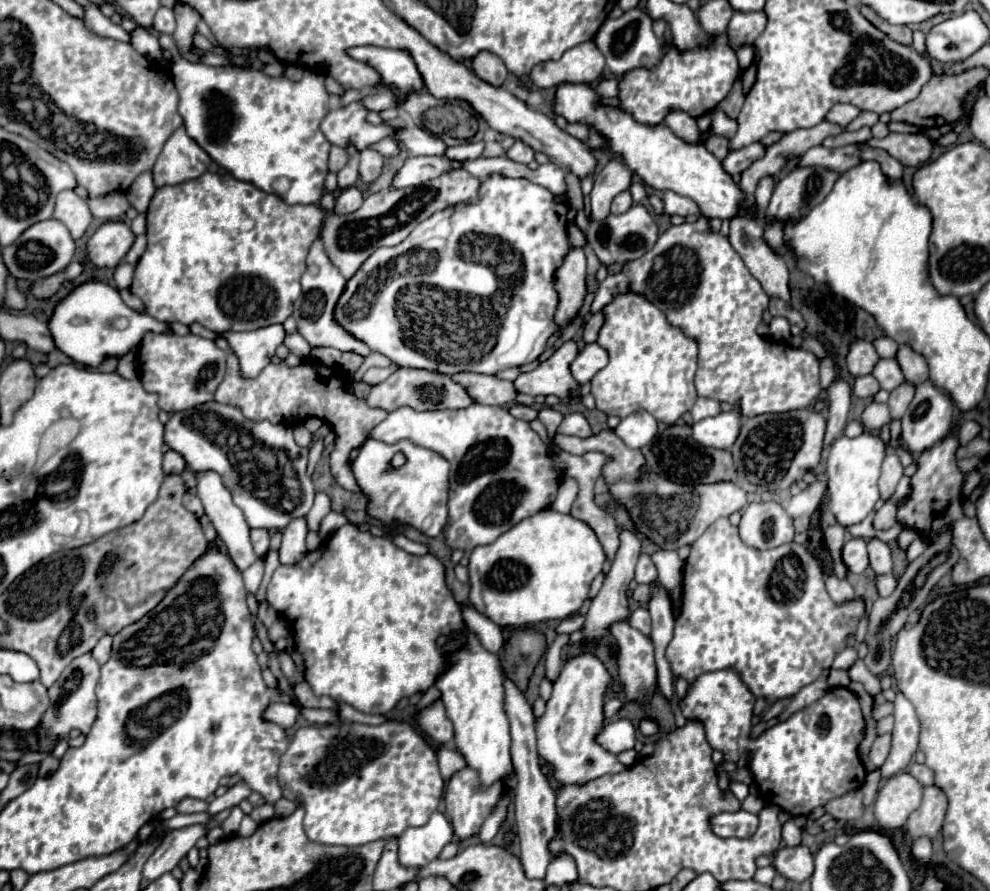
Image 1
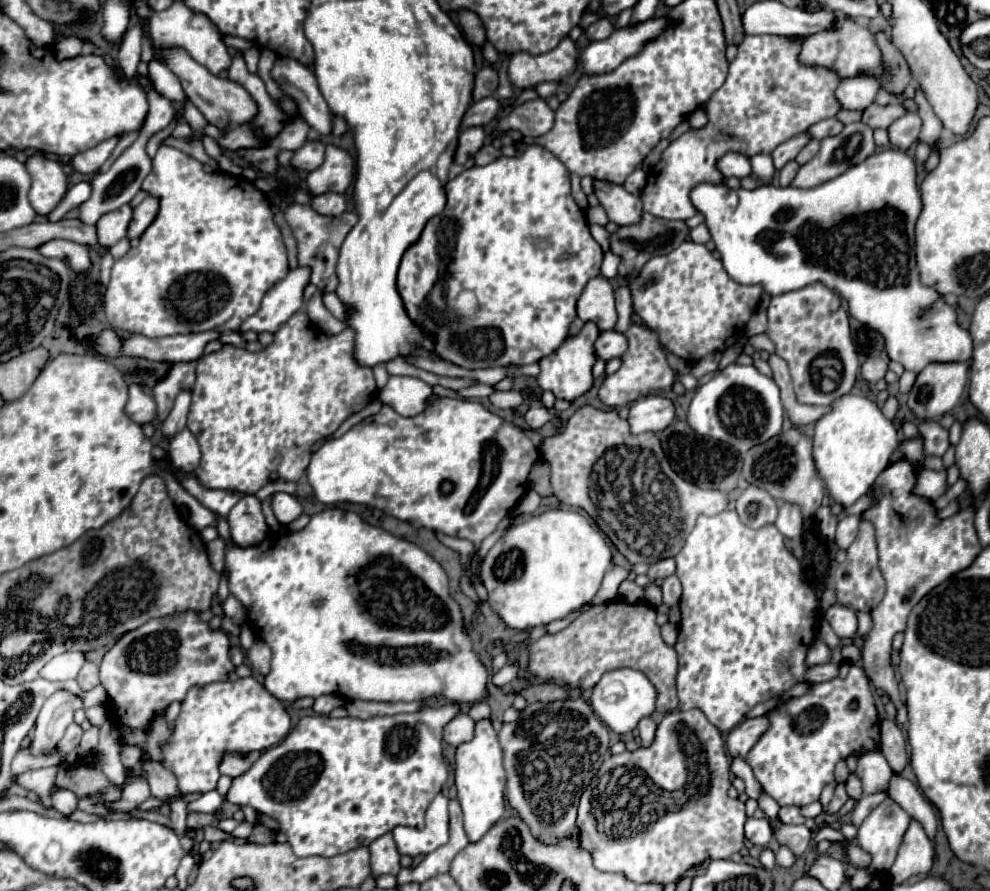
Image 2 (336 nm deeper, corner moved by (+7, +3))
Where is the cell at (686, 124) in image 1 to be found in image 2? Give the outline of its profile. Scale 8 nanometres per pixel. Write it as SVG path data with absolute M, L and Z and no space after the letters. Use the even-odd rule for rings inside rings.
M728 153L724 155L720 161L718 161L718 169L724 173L724 177L748 177L752 171L750 171L750 161L748 157L744 155L738 155L738 153Z

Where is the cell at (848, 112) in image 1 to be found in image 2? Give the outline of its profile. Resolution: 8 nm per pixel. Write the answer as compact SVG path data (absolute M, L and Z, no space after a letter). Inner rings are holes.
M860 73L856 77L842 79L842 83L836 89L836 97L842 109L864 111L868 105L872 105L878 89L880 89L880 81L876 75Z

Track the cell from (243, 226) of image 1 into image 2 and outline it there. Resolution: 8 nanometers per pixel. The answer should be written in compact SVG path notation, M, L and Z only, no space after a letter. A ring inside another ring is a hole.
M168 145L158 147L152 163L152 173L142 189L160 199L160 211L140 237L140 245L114 263L104 297L106 319L116 331L138 333L150 339L210 329L240 329L242 321L260 309L264 293L288 273L286 247L272 221L268 197L244 177L220 171L204 173L200 161Z

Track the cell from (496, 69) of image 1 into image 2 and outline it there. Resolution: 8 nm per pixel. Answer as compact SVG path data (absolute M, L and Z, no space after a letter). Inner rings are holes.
M462 9L462 11L458 13L458 23L460 23L460 27L462 27L466 39L468 39L472 45L480 47L480 45L484 43L486 31L484 31L484 25L482 25L480 17L476 17L476 13L472 13L472 11L468 11L468 9Z

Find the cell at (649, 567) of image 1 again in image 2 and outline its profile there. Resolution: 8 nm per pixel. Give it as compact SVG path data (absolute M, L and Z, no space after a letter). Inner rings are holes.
M662 559L654 565L650 565L648 569L648 577L650 579L664 579L668 575L672 575L676 571L676 561L674 559Z

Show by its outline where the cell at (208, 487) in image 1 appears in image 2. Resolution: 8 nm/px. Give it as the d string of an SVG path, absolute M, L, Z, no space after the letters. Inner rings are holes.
M182 429L174 437L170 437L170 459L176 469L188 471L192 475L192 469L200 463L200 447L196 443L196 437L190 433L190 429Z

